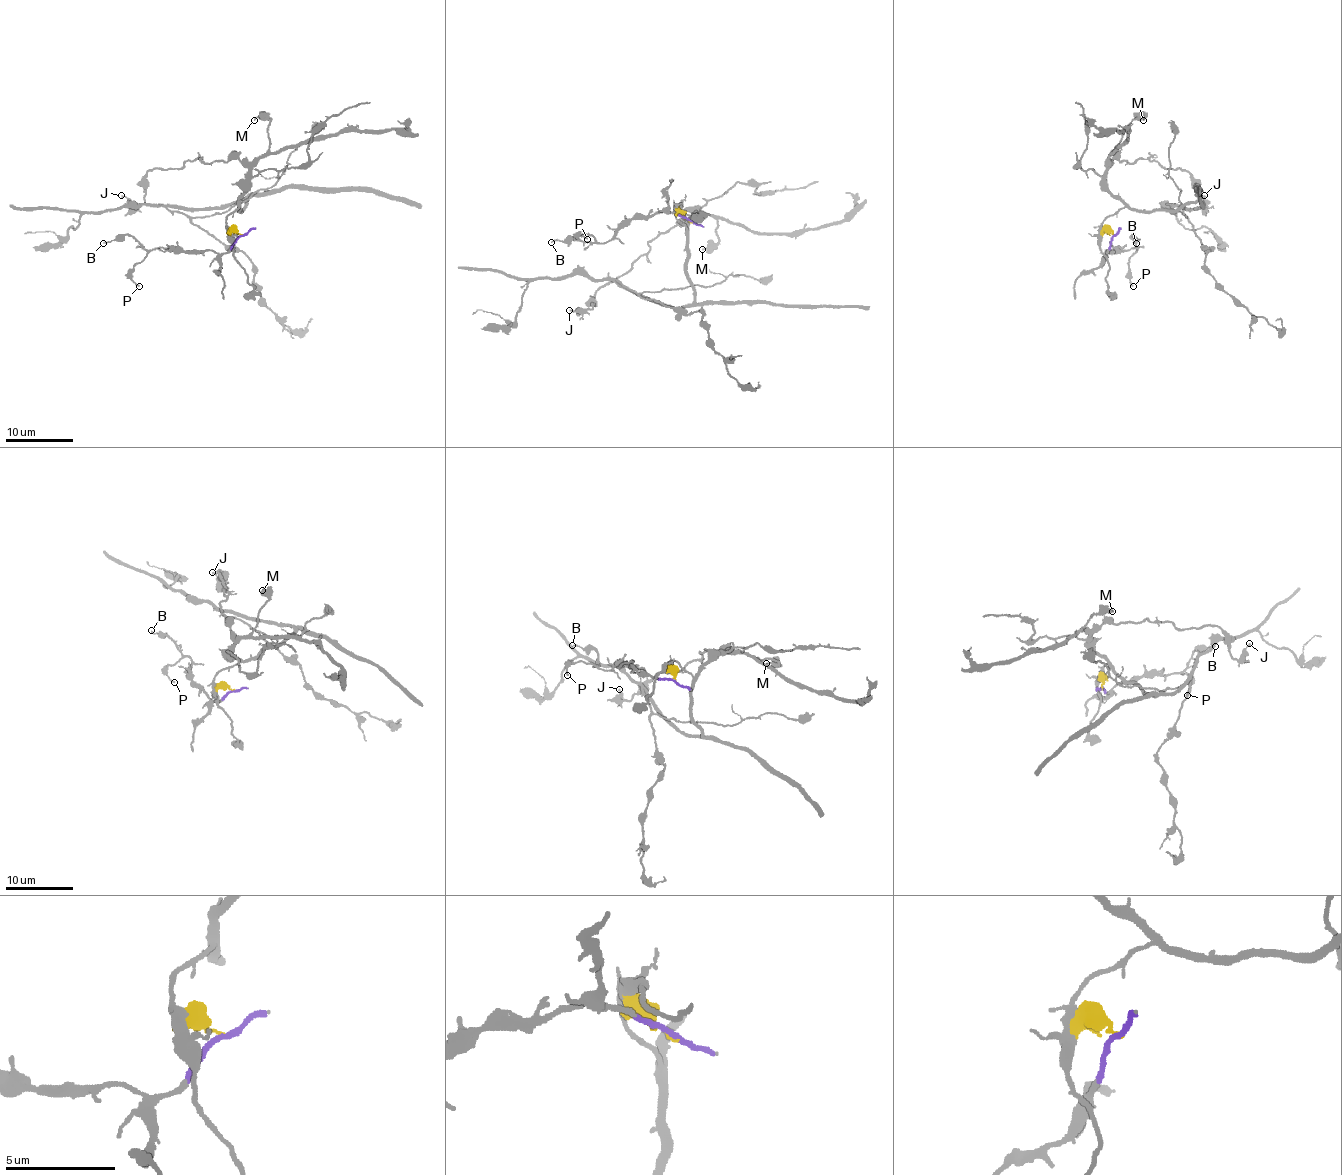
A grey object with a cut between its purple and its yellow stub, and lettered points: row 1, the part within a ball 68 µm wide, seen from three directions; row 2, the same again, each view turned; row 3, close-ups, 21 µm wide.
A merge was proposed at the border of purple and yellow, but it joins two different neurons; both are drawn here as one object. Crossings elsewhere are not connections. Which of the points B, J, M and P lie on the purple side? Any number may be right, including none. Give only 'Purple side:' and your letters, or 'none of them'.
Purple side: B, P

